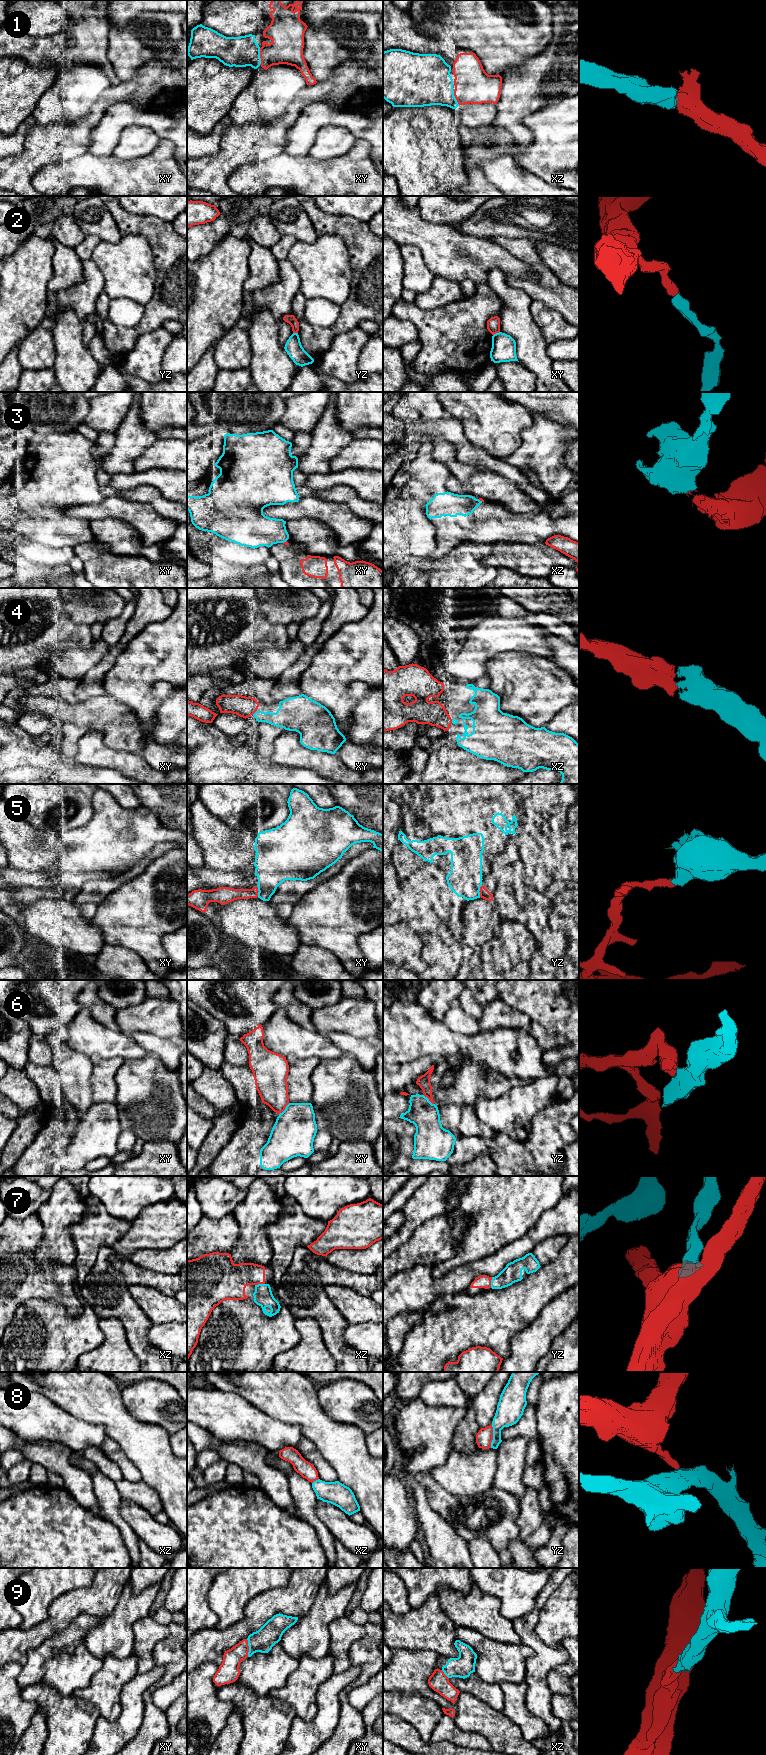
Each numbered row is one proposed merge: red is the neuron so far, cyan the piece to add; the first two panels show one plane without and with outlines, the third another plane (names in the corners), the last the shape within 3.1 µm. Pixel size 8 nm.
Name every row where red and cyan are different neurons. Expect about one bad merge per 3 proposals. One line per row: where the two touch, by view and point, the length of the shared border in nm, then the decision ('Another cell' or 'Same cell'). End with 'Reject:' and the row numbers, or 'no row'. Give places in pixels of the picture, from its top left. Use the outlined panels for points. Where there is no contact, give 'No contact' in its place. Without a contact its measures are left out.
1: Touches red at xy (260, 56). Shared border 140 nm. Same cell
2: Touches red at xy (496, 332). Shared border 70 nm. Another cell
3: Touches red at xz (473, 496). Shared border 50 nm. Another cell
4: Touches red at xy (254, 712). Shared border 50 nm. Same cell
5: Touches red at yz (479, 891). Shared border 100 nm. Another cell
6: Touches red at xy (284, 1109). Shared border 130 nm. Same cell
7: Touches red at yz (490, 1282). Shared border 90 nm. Same cell
8: Touches red at yz (492, 1436). Shared border 180 nm. Another cell
9: Touches red at xy (248, 1648). Shared border 140 nm. Same cell
Reject: 2, 3, 5, 8

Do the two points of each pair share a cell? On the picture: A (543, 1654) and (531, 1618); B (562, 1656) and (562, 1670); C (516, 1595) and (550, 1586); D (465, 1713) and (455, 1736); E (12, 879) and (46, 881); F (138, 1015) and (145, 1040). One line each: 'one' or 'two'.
A: one
B: two
C: two
D: two
E: one
F: two

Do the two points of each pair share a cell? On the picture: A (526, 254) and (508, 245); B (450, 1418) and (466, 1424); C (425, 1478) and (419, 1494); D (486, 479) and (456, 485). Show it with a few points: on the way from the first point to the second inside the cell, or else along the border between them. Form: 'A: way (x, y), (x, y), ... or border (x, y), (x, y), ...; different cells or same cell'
A: way (522, 250), (512, 245); same cell
B: border (465, 1408), (465, 1414), (455, 1429), (453, 1444); different cells
C: border (412, 1474), (425, 1489), (427, 1501), (431, 1507); different cells
D: way (479, 485), (463, 487); same cell

